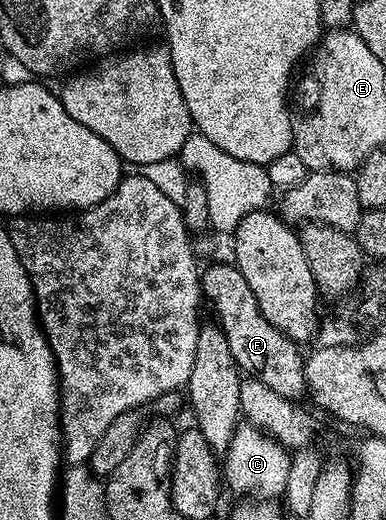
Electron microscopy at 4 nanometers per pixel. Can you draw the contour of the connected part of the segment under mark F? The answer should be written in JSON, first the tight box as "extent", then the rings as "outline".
{"extent":[201,263,307,402],"outline":[[[231,263],[211,265],[208,269],[206,266],[201,273],[201,293],[206,300],[207,297],[211,300],[211,305],[215,308],[214,320],[225,331],[229,351],[233,351],[233,359],[240,370],[247,375],[257,375],[259,381],[265,383],[265,387],[277,391],[277,395],[289,401],[298,402],[299,396],[307,393],[304,354],[302,352],[299,354],[300,346],[296,342],[290,341],[285,334],[277,331],[277,327],[273,327],[273,323],[269,323],[269,319],[261,315],[261,307],[257,307],[257,295],[253,295],[249,283],[245,283],[245,275],[241,275],[241,271]]]}

